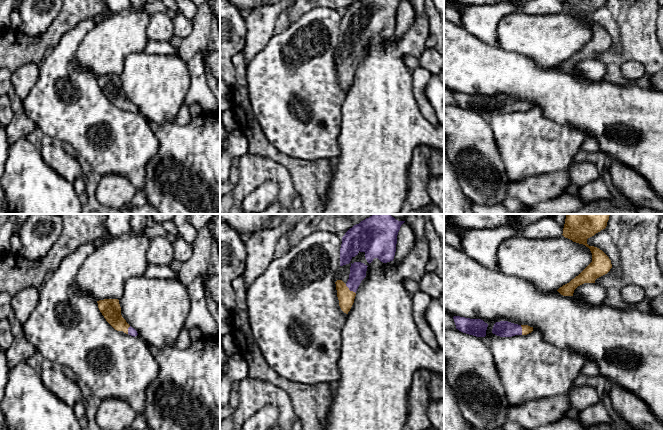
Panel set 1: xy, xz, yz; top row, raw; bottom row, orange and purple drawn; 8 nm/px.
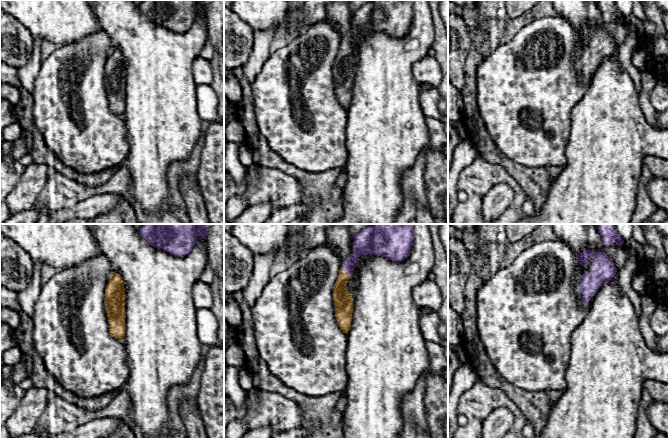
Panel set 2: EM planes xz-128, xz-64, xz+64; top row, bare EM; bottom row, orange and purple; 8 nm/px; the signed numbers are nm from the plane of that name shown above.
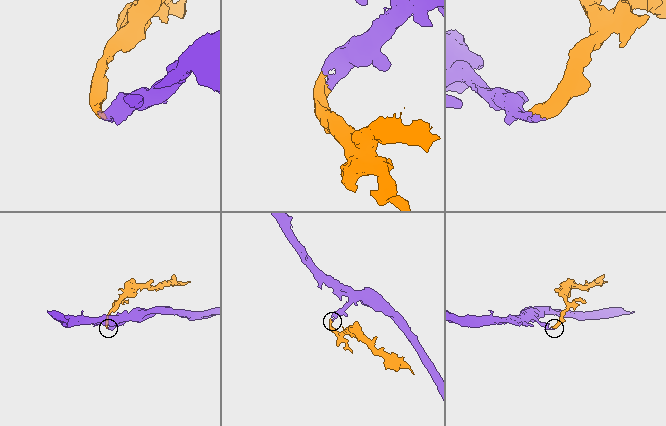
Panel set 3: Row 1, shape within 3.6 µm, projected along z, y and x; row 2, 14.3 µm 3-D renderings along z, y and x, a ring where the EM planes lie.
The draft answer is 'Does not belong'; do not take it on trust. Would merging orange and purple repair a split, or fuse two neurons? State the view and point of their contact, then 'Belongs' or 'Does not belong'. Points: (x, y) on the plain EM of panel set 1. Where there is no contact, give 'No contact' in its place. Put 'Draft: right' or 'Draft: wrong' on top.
Draft: wrong
Touches orange at xz (349, 66). Belongs

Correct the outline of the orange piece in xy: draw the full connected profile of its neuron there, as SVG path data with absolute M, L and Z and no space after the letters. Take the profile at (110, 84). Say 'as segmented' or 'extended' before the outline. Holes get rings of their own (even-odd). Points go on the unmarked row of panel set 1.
extended | M104 75L97 77L97 79L102 91L115 106L123 107L133 113L138 111L137 107L122 93L118 75Z

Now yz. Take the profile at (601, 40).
as segmented | M564 0L563 12L573 18L583 20L592 29L592 38L569 59L557 67L563 72L573 72L574 66L584 59L595 59L595 56L607 50L612 44L611 36L599 24L589 22L587 15L605 5L607 0Z

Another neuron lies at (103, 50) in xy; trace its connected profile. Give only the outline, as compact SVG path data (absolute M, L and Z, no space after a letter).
M126 11L113 14L96 23L80 43L75 59L82 70L91 71L96 77L120 75L124 69L125 58L135 52L143 52L149 38L147 26L150 14L146 11Z

